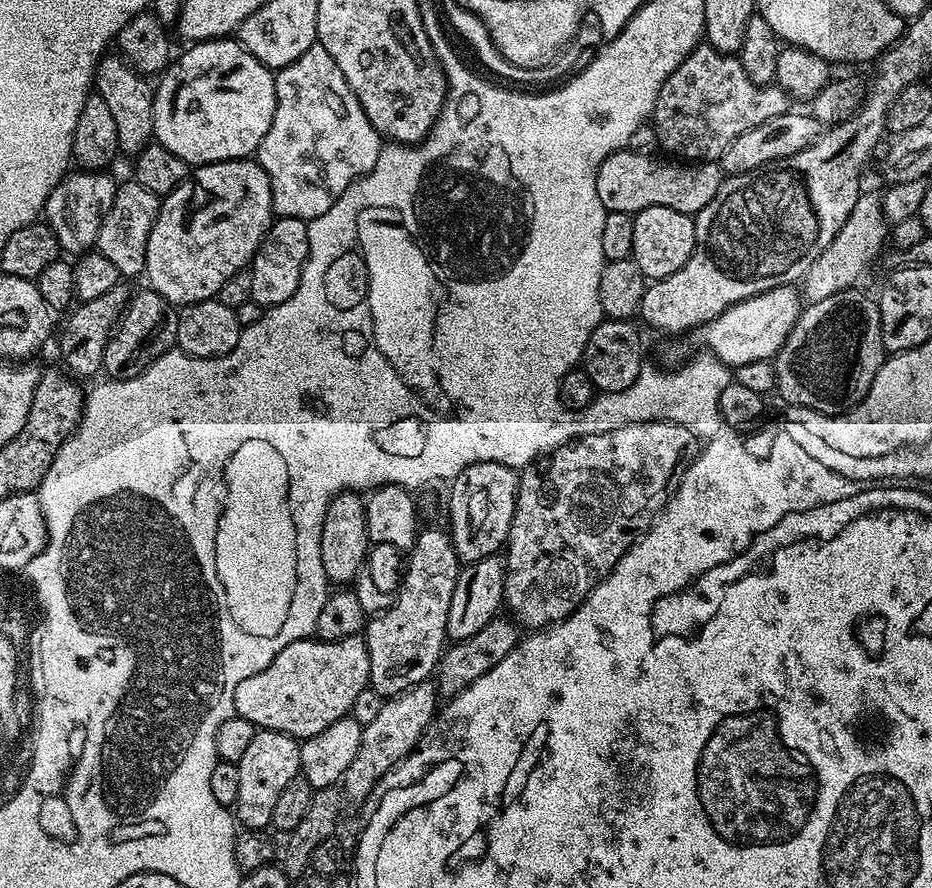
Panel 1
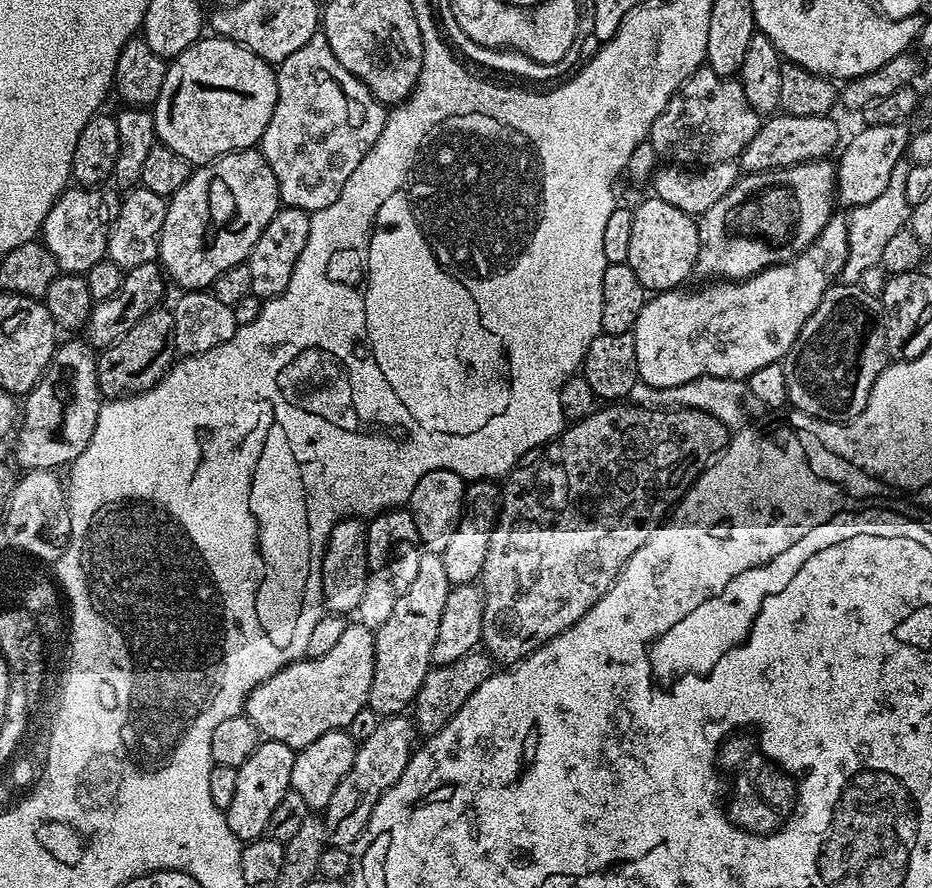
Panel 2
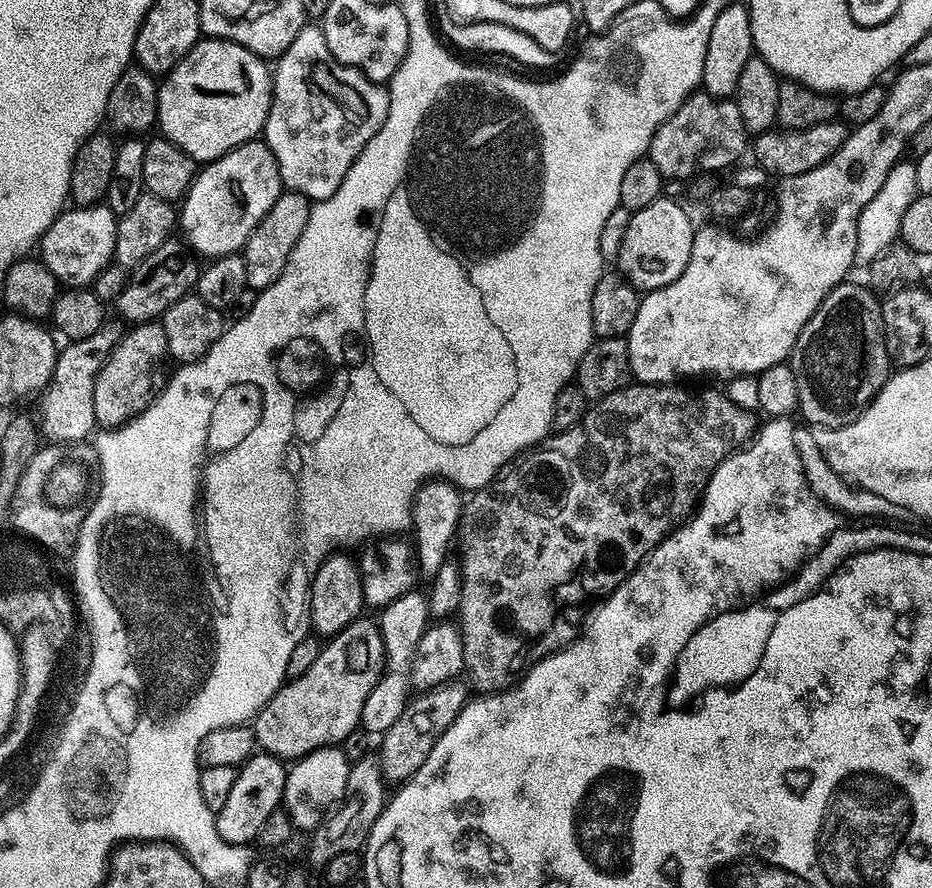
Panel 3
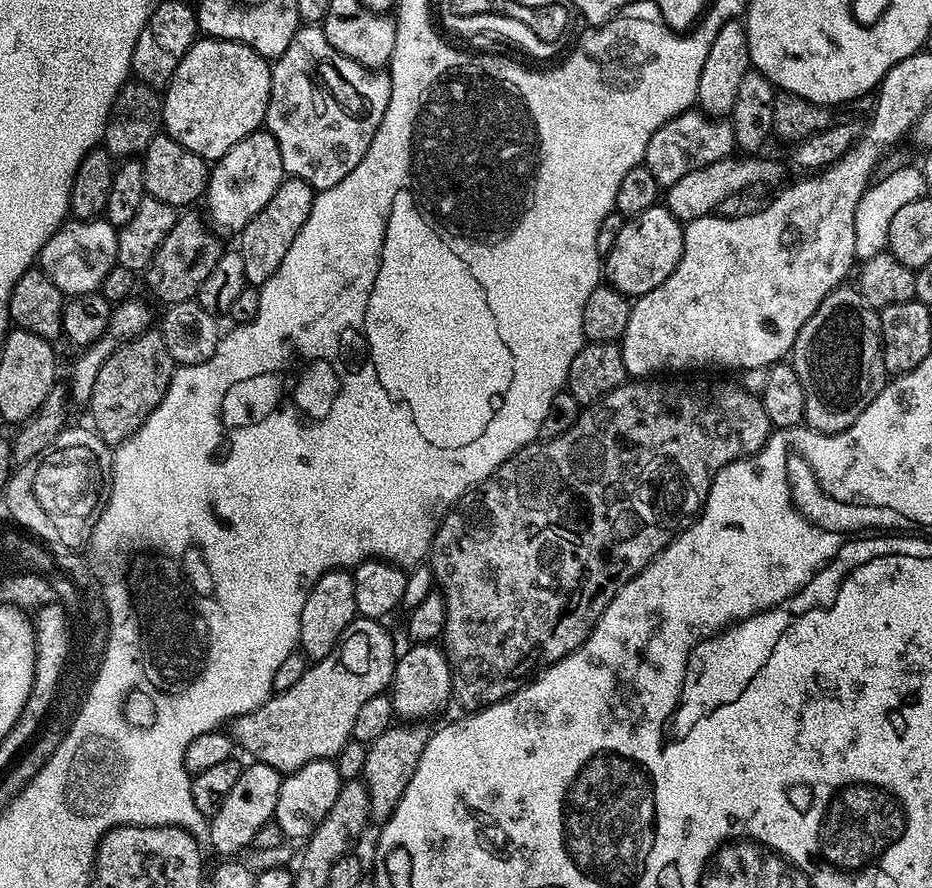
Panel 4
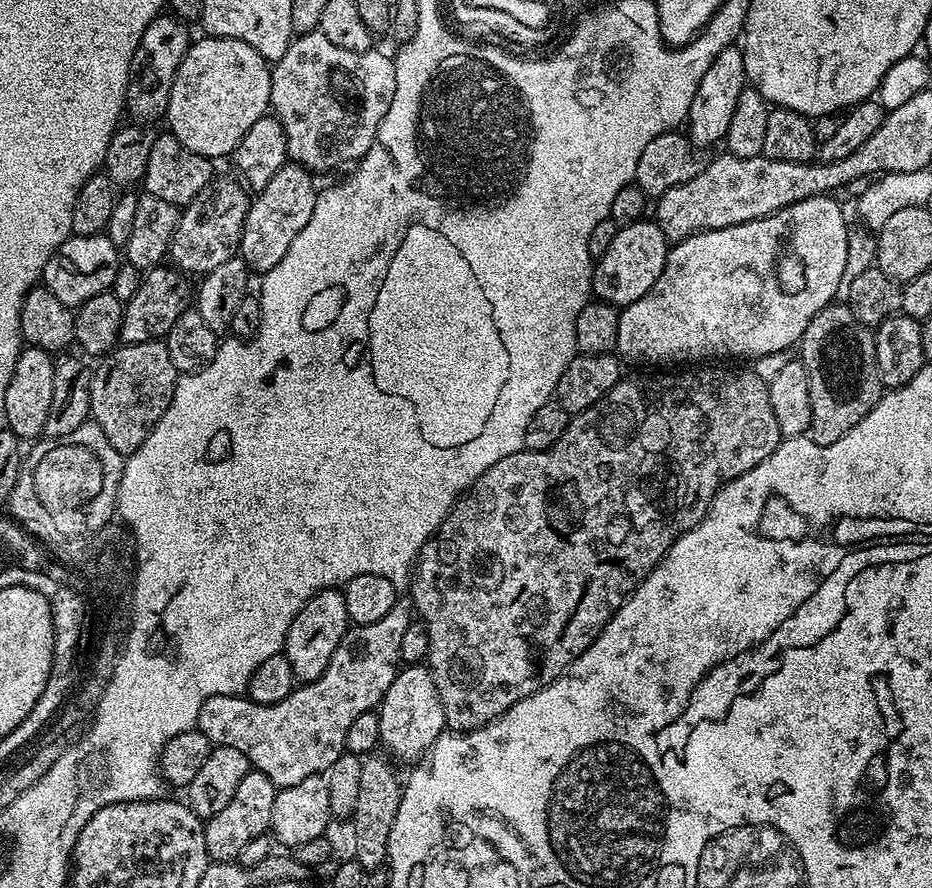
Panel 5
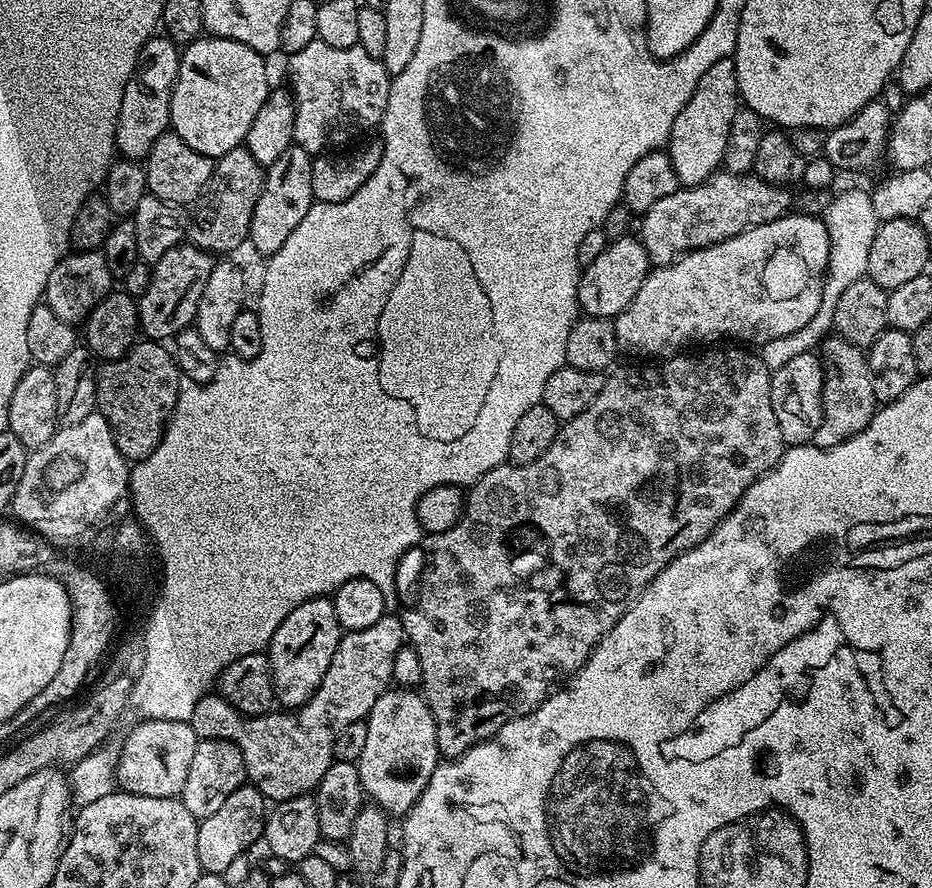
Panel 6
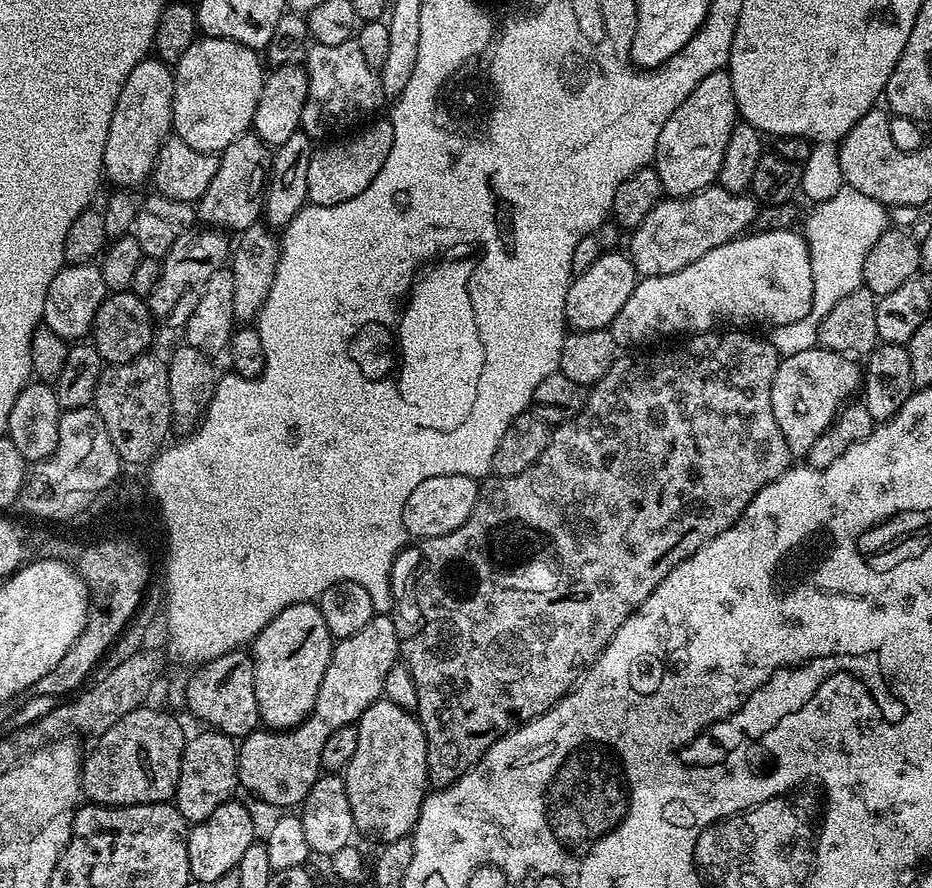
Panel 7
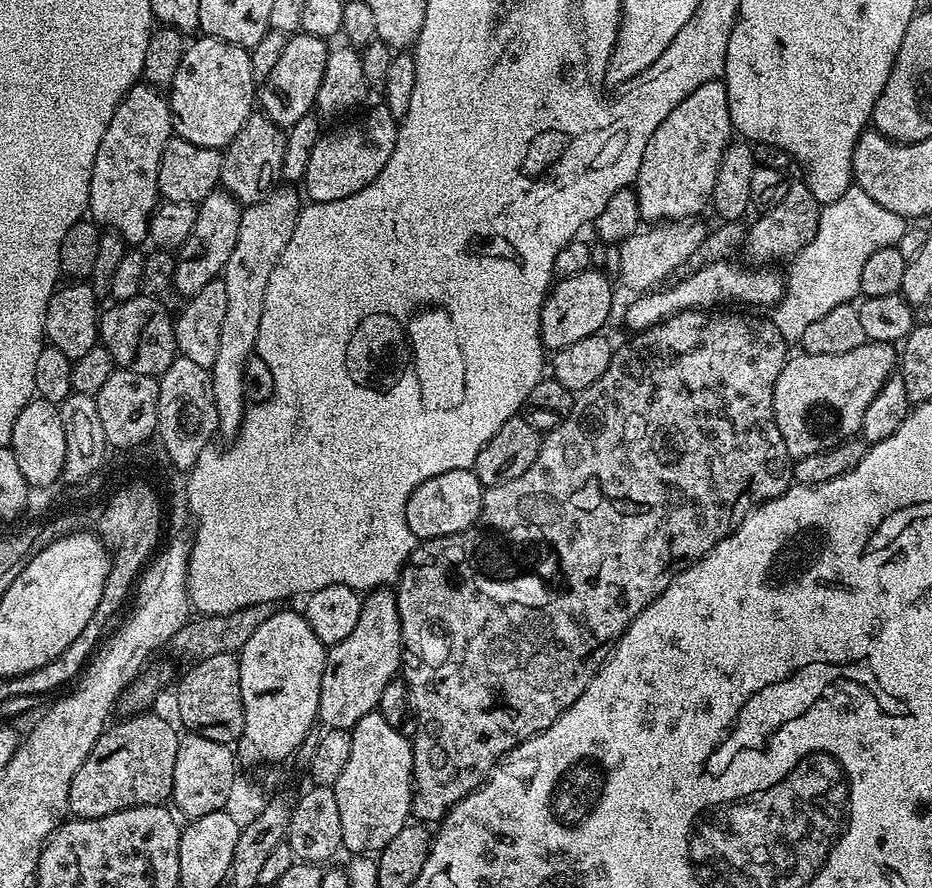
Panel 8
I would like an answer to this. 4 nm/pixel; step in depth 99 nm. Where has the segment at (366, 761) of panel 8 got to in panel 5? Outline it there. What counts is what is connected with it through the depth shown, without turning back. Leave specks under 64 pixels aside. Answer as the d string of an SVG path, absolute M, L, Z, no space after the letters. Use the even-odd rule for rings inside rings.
M409 664L397 671L394 682L390 682L390 690L386 690L380 699L378 711L380 743L393 761L416 760L420 755L421 759L432 751L434 741L446 731L442 698L438 698L438 686L434 686L432 671L424 664Z

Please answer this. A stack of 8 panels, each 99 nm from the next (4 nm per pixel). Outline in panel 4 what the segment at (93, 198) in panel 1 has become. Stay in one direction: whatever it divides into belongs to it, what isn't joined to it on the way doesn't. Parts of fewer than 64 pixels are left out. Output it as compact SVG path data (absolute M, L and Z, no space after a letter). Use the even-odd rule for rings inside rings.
M69 219L61 224L60 229L42 246L38 257L38 266L58 286L65 297L81 296L87 292L95 292L100 283L110 274L117 264L118 242L117 229L108 223L107 219L95 220Z

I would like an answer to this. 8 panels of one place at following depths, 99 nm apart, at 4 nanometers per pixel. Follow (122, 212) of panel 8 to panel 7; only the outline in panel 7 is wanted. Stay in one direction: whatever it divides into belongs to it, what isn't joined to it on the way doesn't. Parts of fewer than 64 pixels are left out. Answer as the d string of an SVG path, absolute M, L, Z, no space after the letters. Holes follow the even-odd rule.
M146 58L130 70L130 78L118 94L114 114L110 118L110 134L106 134L103 175L120 190L136 190L152 175L158 150L172 132L172 99L176 78L173 69L159 58Z

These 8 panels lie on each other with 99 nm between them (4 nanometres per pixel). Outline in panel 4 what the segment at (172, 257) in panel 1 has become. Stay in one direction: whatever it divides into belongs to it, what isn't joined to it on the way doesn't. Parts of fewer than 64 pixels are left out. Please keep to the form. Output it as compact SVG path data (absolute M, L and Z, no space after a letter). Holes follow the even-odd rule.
M257 130L250 133L238 146L231 148L221 160L211 165L208 174L206 201L208 200L207 223L213 232L221 237L238 234L274 198L274 190L286 178L282 166L282 150L278 150L278 142L274 134L266 130Z

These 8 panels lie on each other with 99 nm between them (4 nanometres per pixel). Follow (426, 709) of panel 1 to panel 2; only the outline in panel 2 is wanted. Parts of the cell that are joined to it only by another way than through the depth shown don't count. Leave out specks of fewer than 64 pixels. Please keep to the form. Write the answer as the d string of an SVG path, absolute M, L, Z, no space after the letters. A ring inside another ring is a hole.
M407 715L390 716L377 723L374 734L370 738L359 741L354 758L354 766L338 782L338 790L334 790L334 798L322 810L324 822L325 841L333 848L351 849L355 840L363 837L368 820L372 817L372 808L382 798L386 789L398 782L406 770L409 759L413 753L410 746L414 737L414 724Z

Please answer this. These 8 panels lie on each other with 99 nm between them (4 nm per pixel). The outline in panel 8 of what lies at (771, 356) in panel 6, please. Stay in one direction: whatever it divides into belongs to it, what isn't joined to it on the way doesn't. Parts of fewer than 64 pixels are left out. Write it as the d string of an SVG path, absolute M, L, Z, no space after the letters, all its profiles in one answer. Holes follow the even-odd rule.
M853 186L838 202L823 205L814 238L787 265L784 296L771 309L774 326L789 342L799 342L810 322L822 318L834 306L855 301L861 295L862 266L879 248L896 246L906 227L905 217L886 210L875 195Z

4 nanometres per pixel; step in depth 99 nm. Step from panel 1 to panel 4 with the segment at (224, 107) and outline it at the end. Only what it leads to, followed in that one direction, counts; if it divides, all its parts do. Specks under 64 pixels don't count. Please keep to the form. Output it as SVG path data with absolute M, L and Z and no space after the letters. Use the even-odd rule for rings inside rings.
M200 38L178 62L178 70L174 70L167 88L162 92L162 128L169 136L173 136L179 144L186 146L203 160L215 162L242 138L257 131L264 124L264 115L268 109L270 98L270 82L272 70L269 61L259 56L255 50L235 40L217 40L215 38Z

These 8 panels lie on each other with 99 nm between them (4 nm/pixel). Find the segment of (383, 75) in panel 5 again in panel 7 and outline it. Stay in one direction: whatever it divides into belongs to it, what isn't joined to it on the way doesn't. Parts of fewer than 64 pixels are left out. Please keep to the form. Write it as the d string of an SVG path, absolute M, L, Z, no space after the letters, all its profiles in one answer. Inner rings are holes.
M355 39L338 46L313 43L307 49L307 56L308 93L300 119L300 128L307 136L312 137L313 141L324 142L335 137L335 132L344 134L355 129L373 115L371 112L382 101L380 78L377 69L372 68L362 55L362 50L358 50Z

